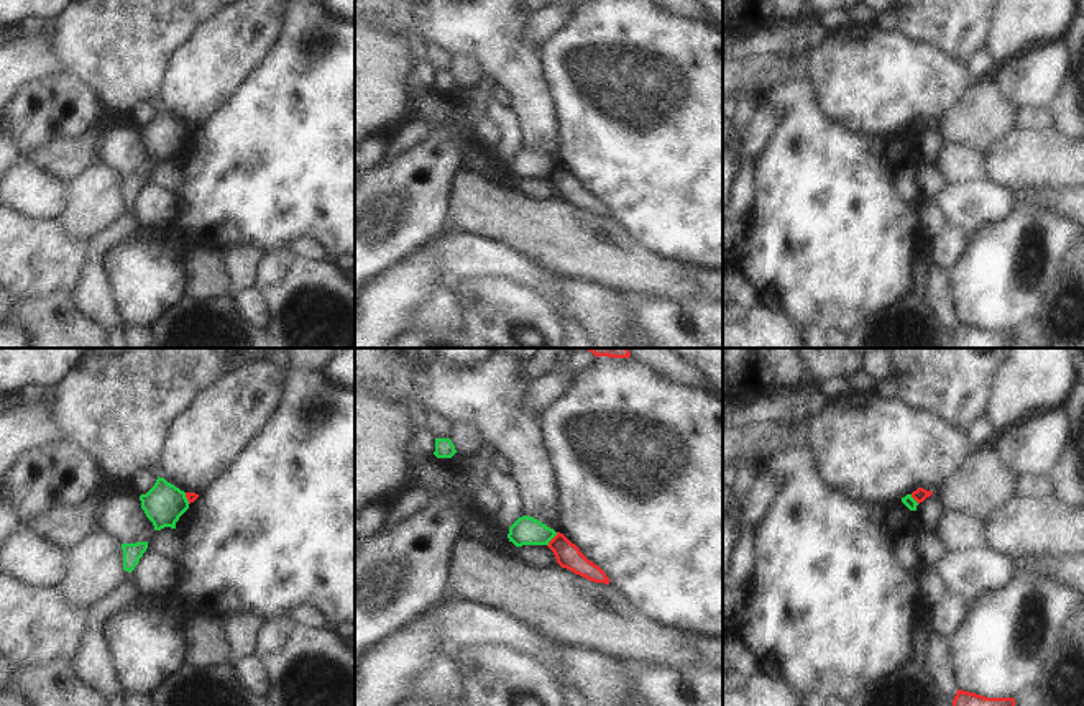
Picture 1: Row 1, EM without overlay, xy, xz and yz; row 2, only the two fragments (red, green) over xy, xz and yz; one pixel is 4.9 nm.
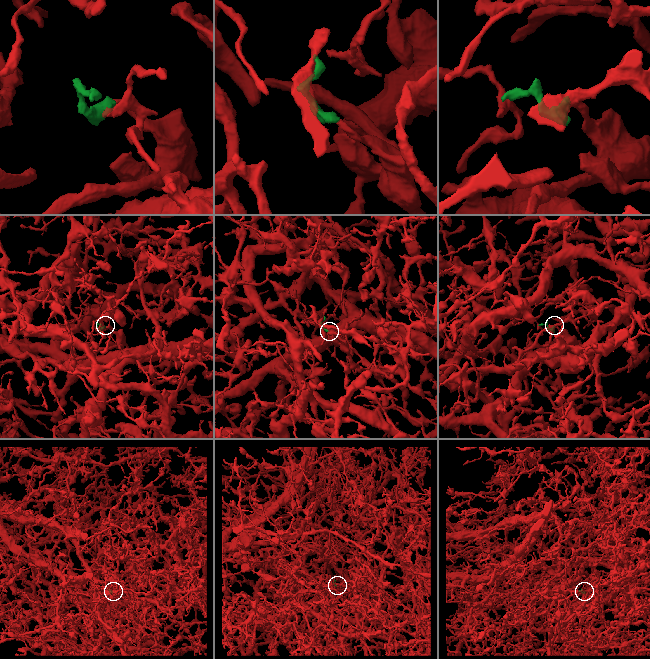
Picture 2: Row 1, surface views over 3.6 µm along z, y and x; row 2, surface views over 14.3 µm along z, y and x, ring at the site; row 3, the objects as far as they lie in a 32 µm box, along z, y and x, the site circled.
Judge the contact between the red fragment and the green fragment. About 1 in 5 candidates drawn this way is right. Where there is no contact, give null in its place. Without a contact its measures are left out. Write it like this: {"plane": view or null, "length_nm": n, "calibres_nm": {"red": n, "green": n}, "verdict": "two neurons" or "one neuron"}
{"plane": "xz", "length_nm": 90, "calibres_nm": {"red": 120, "green": 140}, "verdict": "two neurons"}

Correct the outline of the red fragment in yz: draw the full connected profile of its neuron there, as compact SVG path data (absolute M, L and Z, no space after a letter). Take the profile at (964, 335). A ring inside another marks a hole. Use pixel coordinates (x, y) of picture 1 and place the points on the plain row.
M958 322L953 332L954 348L1015 348L1013 330L985 330Z

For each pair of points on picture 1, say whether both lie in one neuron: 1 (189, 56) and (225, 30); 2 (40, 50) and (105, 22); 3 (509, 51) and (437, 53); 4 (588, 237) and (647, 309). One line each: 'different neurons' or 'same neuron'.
1: same neuron
2: different neurons
3: different neurons
4: different neurons

